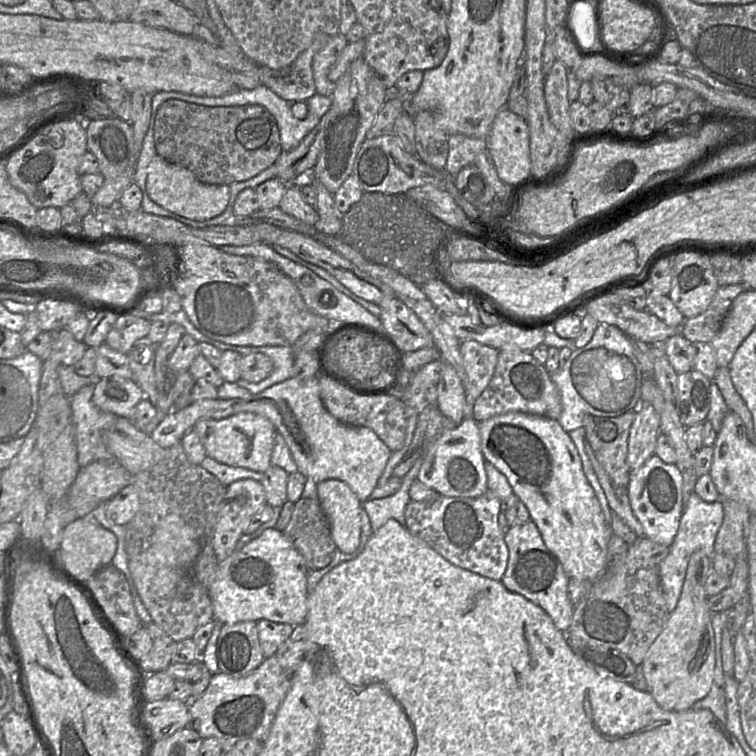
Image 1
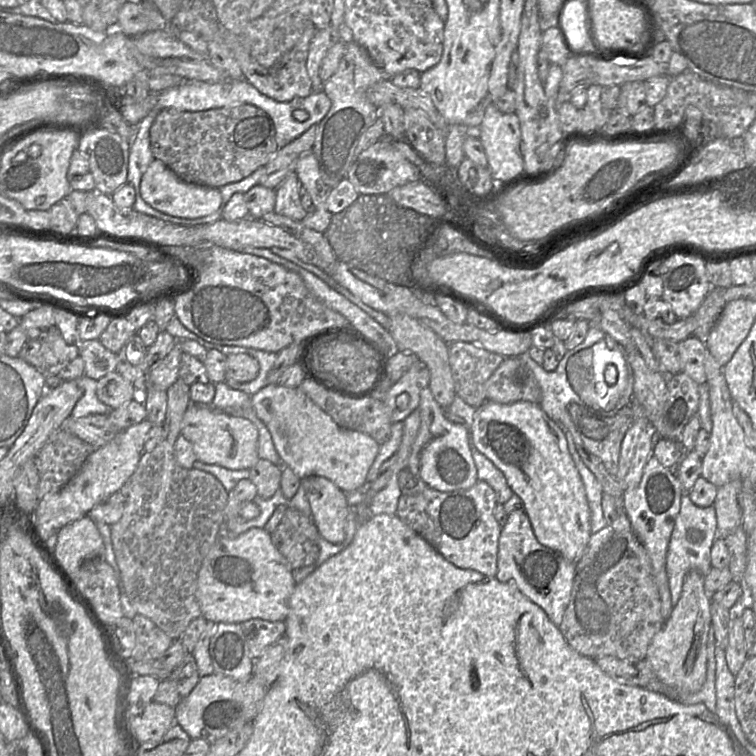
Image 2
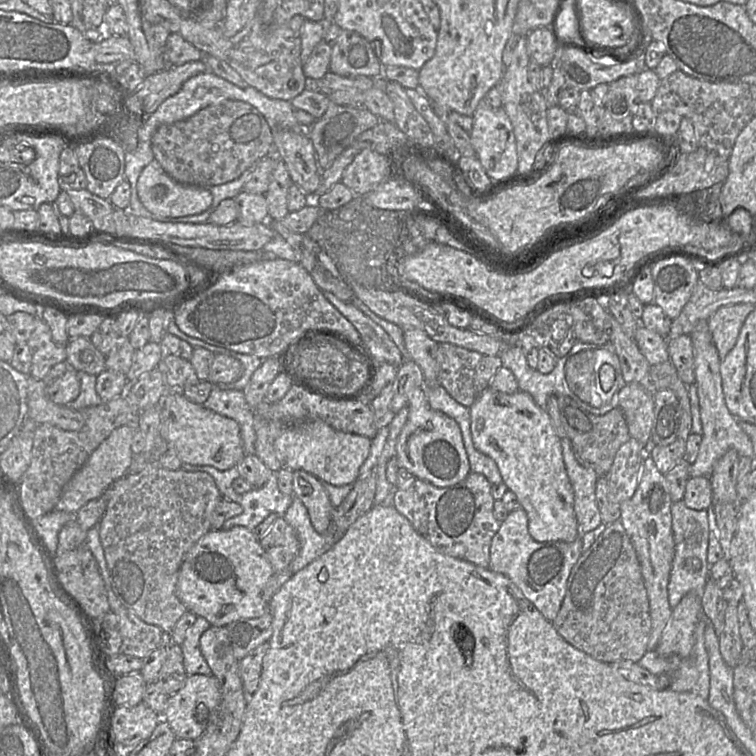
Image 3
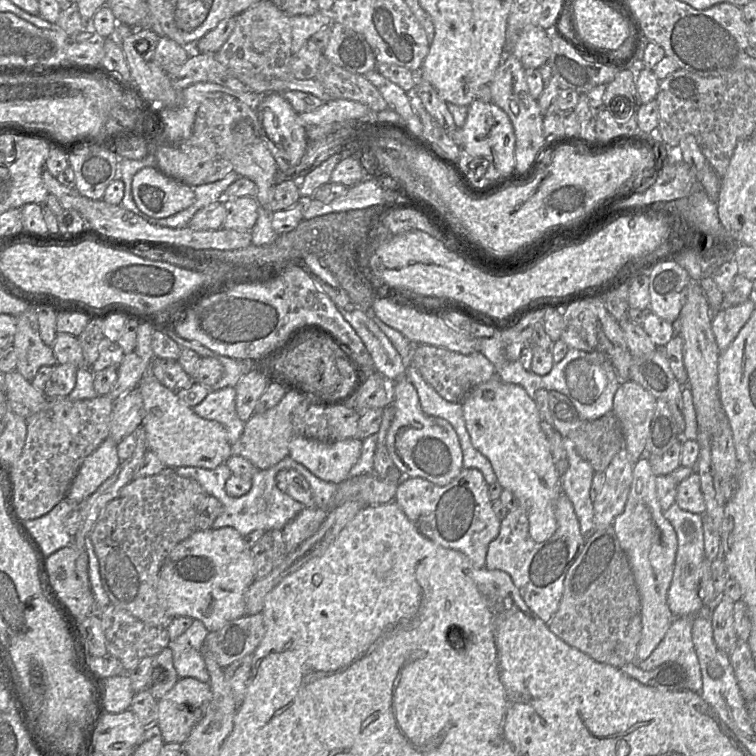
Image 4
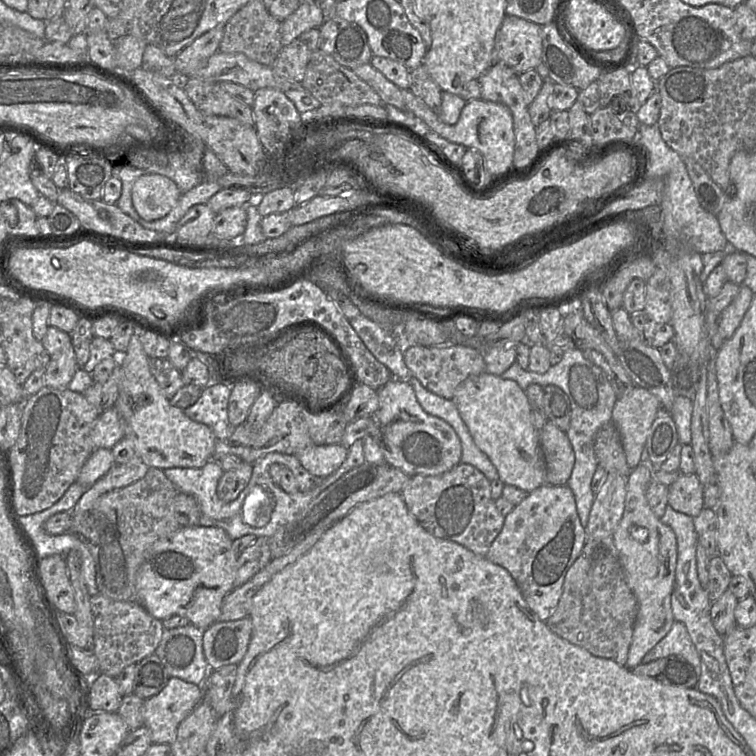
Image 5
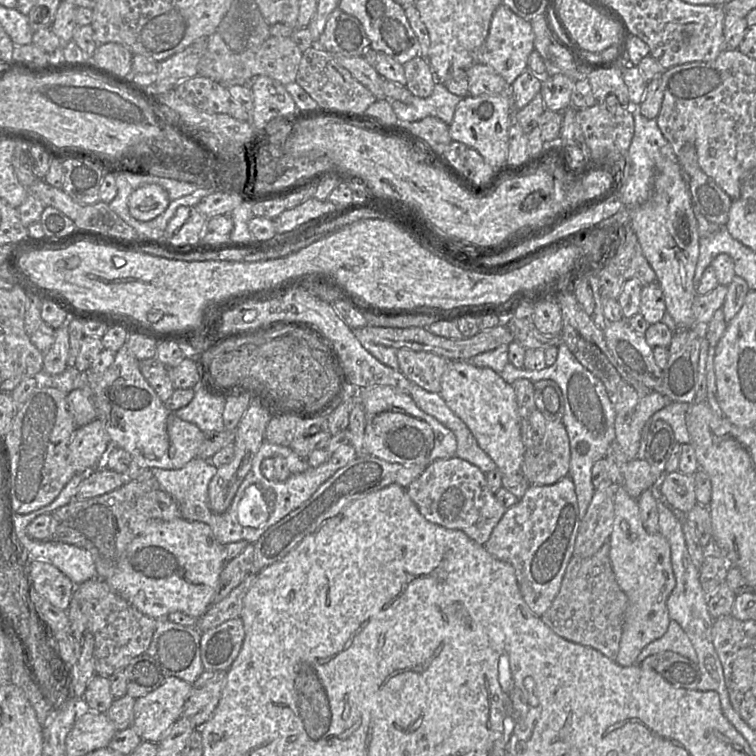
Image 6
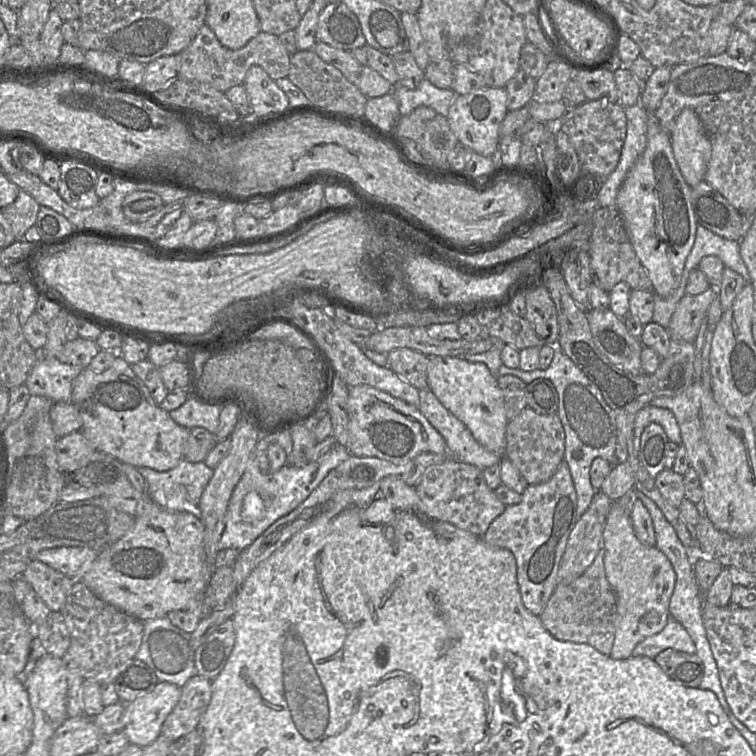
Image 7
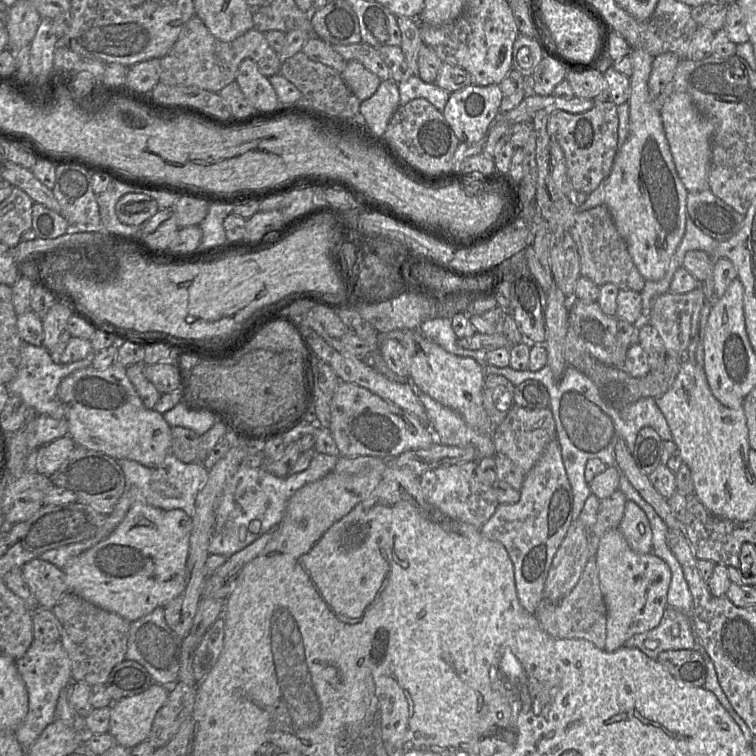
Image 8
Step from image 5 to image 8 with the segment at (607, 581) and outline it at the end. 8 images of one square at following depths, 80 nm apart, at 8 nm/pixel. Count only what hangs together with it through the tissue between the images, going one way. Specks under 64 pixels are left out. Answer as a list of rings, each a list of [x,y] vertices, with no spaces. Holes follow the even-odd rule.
[[[591,556],[587,562],[584,570],[574,588],[571,592],[561,599],[559,602],[550,602],[549,600],[542,600],[539,604],[535,616],[537,617],[540,625],[544,631],[554,638],[569,638],[569,639],[585,639],[590,641],[599,649],[604,649],[606,641],[606,623],[607,613],[606,605],[602,595],[598,567],[595,556]]]

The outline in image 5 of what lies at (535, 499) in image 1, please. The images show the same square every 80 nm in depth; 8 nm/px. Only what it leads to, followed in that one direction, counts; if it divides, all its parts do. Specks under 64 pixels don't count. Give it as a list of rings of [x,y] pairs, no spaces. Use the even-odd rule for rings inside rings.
[[[484,372],[461,382],[452,401],[476,444],[496,467],[499,479],[527,493],[546,484],[546,464],[525,391],[513,380]]]

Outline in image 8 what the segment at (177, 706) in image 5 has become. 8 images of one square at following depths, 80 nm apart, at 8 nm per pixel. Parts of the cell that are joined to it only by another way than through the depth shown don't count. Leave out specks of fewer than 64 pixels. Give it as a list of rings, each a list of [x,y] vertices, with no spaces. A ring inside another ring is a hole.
[[[153,684],[145,691],[113,702],[109,729],[116,745],[131,748],[148,739],[157,711],[164,705],[169,691]]]

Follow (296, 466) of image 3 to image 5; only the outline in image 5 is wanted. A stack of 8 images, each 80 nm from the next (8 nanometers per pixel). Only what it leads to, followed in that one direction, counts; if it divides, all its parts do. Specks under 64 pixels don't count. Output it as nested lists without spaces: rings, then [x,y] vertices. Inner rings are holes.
[[[342,444],[313,445],[298,452],[296,457],[312,475],[326,477],[344,462],[348,448]]]

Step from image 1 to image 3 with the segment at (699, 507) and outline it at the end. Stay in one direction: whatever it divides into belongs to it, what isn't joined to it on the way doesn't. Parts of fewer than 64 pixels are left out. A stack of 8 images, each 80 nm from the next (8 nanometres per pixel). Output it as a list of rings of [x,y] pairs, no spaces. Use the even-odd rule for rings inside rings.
[[[682,499],[671,506],[674,557],[668,583],[668,601],[672,609],[679,604],[688,592],[696,592],[701,595],[705,587],[710,568],[707,561],[710,534],[708,512],[708,510],[688,508]]]

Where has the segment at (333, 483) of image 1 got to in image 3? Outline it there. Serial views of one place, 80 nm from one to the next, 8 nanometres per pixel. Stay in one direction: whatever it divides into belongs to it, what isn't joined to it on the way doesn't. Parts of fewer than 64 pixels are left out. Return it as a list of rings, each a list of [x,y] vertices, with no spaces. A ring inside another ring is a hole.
[[[303,470],[292,471],[293,496],[299,498],[308,510],[314,529],[325,534],[332,521],[334,507],[321,480]]]

